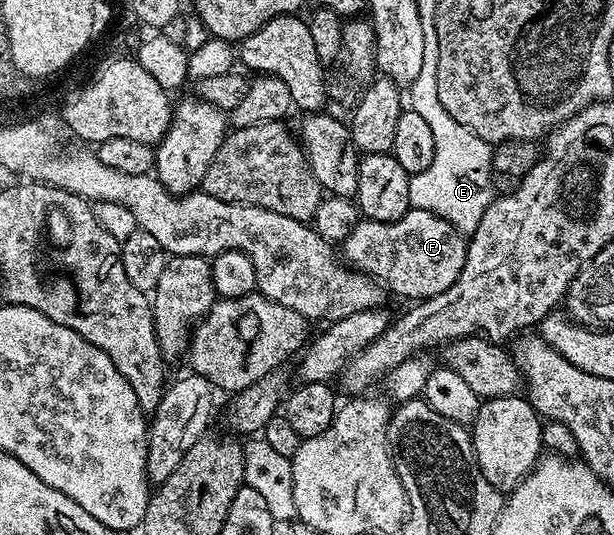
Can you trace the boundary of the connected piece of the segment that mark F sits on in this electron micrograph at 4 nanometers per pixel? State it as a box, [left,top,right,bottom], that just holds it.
[343,207,466,302]

